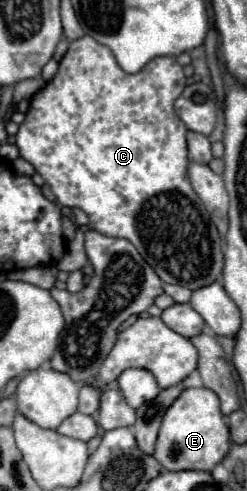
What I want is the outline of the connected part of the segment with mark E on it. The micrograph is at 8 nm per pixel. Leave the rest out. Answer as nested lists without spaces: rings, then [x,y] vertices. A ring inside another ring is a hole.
[[[200,387],[200,389],[184,389],[180,397],[164,413],[154,457],[168,471],[182,471],[182,469],[212,471],[214,465],[224,459],[228,449],[230,449],[230,433],[224,415],[220,413],[218,395],[212,389]]]

